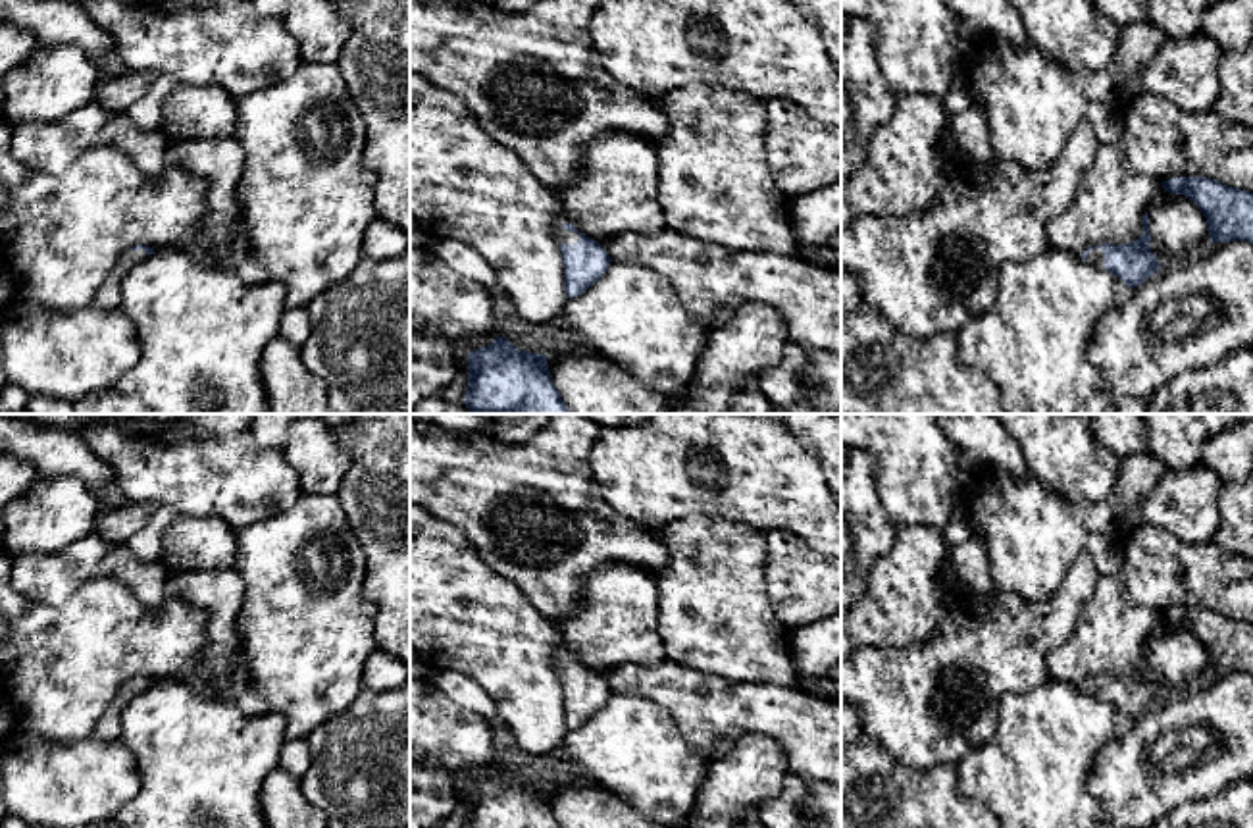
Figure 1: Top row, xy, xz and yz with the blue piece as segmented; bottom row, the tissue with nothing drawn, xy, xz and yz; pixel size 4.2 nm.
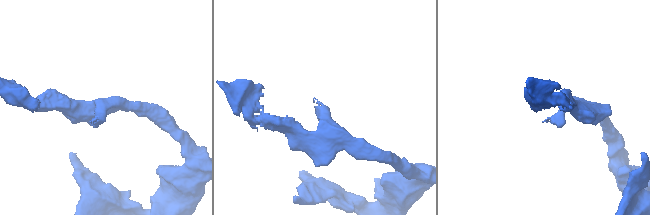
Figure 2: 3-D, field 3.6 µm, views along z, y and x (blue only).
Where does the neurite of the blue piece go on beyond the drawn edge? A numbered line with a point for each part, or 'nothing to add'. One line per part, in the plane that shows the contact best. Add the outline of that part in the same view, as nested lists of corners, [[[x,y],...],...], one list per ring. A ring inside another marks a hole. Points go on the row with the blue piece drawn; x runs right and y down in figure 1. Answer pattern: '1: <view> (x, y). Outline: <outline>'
1: xz (564, 237). Outline: [[[556,223],[556,241],[558,241],[560,245],[574,245],[574,243],[579,241],[579,235],[574,233],[574,231],[566,231],[566,229],[562,227],[562,223]]]

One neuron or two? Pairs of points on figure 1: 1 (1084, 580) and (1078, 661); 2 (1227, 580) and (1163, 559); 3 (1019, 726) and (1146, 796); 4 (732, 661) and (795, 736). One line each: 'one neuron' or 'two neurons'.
1: two neurons
2: one neuron
3: two neurons
4: two neurons

